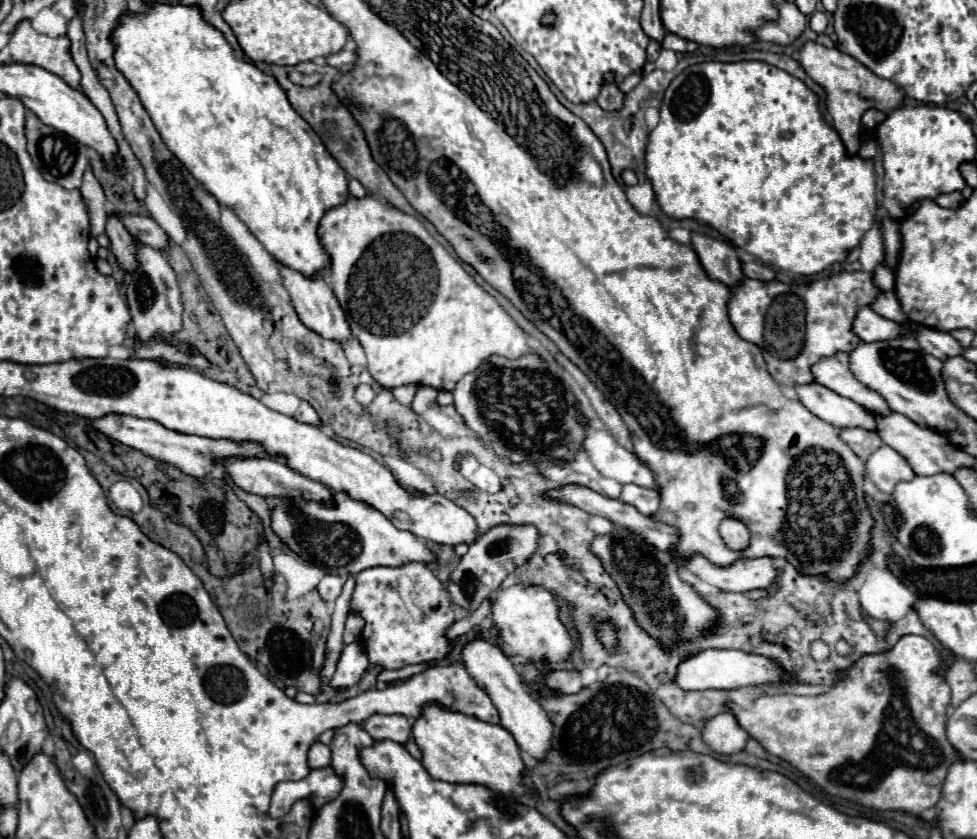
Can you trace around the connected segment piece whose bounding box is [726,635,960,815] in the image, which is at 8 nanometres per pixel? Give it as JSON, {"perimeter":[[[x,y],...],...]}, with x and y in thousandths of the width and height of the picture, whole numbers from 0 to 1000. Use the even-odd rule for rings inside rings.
{"perimeter":[[[927,757],[911,776],[882,783],[870,802],[860,809],[847,826],[835,831],[819,828],[782,828],[776,831],[770,843],[762,845],[751,836],[745,836],[745,847],[753,855],[755,864],[774,881],[788,900],[813,912],[819,921],[829,926],[845,945],[876,955],[884,962],[901,967],[925,967],[942,971],[962,955],[962,943],[968,921],[983,897],[970,886],[968,877],[968,840],[972,836],[972,819],[964,802],[962,778],[948,759]],[[890,816],[905,816],[905,826],[893,826]],[[952,843],[952,864],[946,862],[944,850]]]}

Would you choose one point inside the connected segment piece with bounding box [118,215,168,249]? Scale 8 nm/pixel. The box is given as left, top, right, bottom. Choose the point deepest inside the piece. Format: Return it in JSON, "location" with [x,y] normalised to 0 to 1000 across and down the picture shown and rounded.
{"location":[149,274]}

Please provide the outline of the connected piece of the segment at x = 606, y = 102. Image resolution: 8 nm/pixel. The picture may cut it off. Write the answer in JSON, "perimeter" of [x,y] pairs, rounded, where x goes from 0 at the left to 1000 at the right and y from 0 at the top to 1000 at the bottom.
{"perimeter":[[[622,94],[622,99],[618,99],[618,104],[616,104],[616,108],[614,108],[614,113],[612,113],[610,120],[612,120],[612,125],[616,130],[626,132],[626,130],[635,130],[637,118],[639,118],[639,111],[635,111],[633,101]]]}

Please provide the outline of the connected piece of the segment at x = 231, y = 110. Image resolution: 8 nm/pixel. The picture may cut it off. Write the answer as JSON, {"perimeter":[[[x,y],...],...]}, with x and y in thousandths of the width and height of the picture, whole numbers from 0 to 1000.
{"perimeter":[[[156,4],[151,6],[151,18],[129,18],[123,23],[123,30],[119,32],[119,39],[115,42],[115,49],[119,54],[119,63],[117,63],[117,73],[119,80],[123,82],[123,87],[133,97],[133,101],[139,106],[145,125],[149,128],[149,132],[154,135],[160,154],[164,156],[168,170],[172,178],[176,178],[176,182],[188,194],[188,199],[197,206],[197,211],[201,211],[201,216],[217,232],[221,235],[221,240],[240,251],[244,256],[244,261],[256,273],[256,278],[270,292],[270,297],[285,309],[289,316],[307,323],[311,330],[315,333],[323,333],[330,330],[330,325],[334,321],[338,321],[338,306],[332,297],[332,292],[328,290],[325,282],[325,266],[332,259],[334,251],[338,251],[340,247],[346,247],[350,242],[354,242],[354,237],[358,235],[356,228],[356,211],[352,206],[352,201],[344,194],[344,190],[334,180],[332,170],[328,168],[328,163],[319,156],[319,151],[299,130],[299,125],[295,125],[295,118],[291,116],[291,108],[287,106],[287,101],[282,101],[282,94],[268,87],[264,80],[260,80],[254,73],[246,73],[240,68],[237,56],[231,51],[229,42],[219,35],[217,30],[213,30],[207,20],[203,11],[197,8],[174,8],[174,6],[164,6],[164,4]]]}

